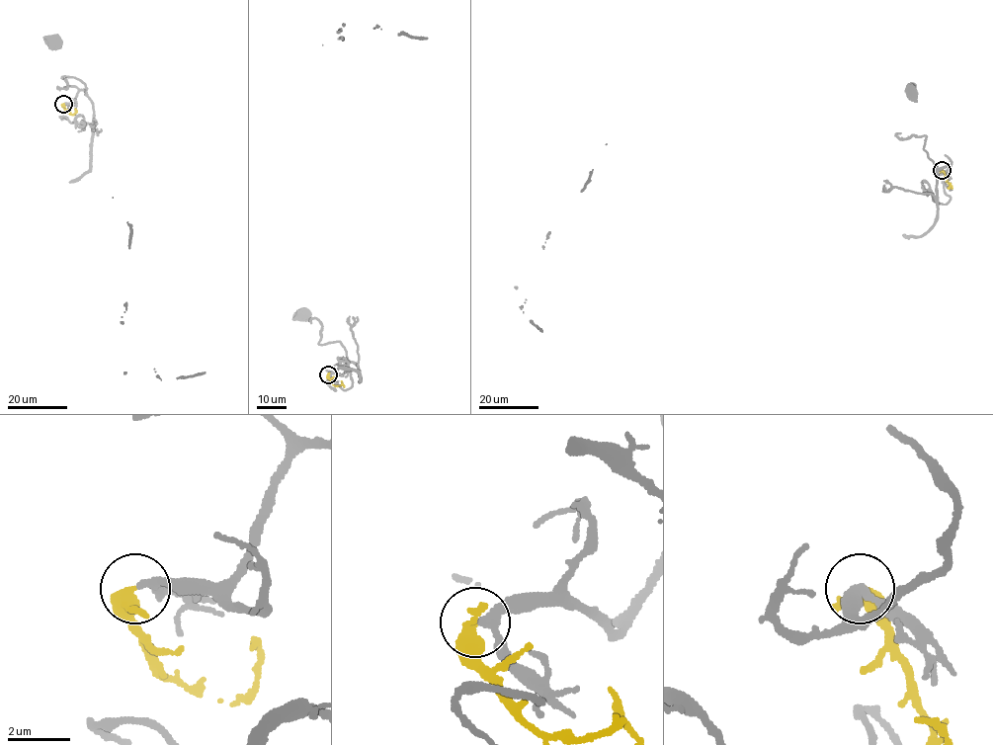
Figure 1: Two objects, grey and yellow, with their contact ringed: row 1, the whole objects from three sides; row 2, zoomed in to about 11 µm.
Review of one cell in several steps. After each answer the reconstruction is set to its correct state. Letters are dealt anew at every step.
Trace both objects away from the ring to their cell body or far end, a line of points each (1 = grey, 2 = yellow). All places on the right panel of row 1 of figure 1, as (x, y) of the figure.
1: (942, 171), (943, 173), (950, 167), (938, 168), (923, 148), (925, 135), (913, 134), (916, 97), (913, 91)
2: (943, 170), (947, 182)

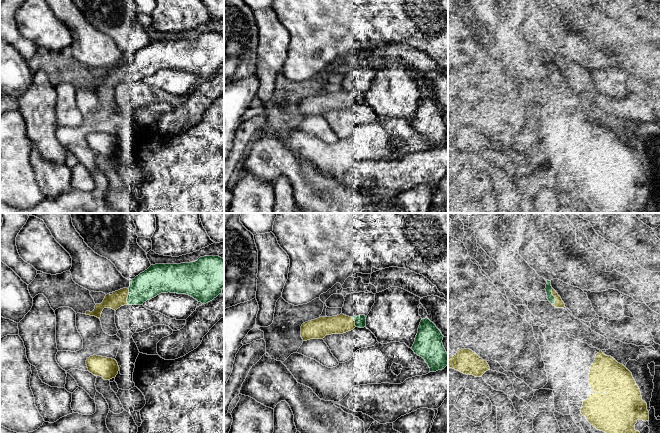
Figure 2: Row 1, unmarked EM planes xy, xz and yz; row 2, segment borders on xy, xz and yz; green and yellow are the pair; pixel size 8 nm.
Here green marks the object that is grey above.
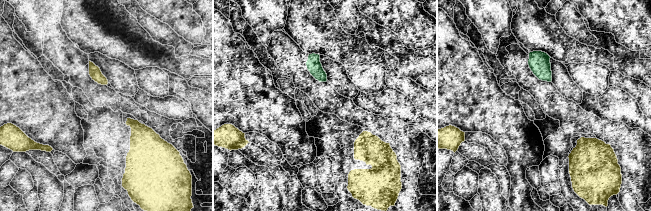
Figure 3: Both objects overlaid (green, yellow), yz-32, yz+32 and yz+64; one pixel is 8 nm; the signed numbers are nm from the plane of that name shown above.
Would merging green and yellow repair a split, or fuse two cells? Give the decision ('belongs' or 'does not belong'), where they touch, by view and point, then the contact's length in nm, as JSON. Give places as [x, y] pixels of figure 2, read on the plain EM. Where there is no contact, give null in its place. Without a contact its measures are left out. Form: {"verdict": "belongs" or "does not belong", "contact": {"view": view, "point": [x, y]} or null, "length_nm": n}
{"verdict": "belongs", "contact": {"view": "xy", "point": [128, 72]}, "length_nm": 140}

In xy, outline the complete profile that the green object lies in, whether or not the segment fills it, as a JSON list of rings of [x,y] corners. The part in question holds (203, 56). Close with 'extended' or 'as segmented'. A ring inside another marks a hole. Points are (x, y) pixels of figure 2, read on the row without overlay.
[[[219,32],[200,33],[195,38],[155,40],[130,56],[130,62],[107,70],[101,80],[86,91],[100,95],[104,84],[117,86],[124,81],[142,81],[161,69],[186,70],[206,80],[222,69],[224,35]]]; extended

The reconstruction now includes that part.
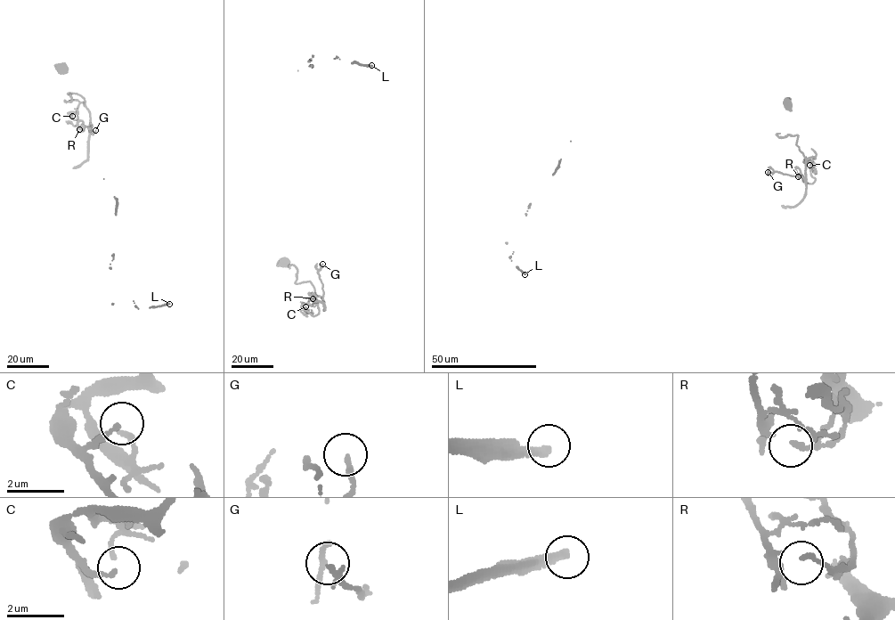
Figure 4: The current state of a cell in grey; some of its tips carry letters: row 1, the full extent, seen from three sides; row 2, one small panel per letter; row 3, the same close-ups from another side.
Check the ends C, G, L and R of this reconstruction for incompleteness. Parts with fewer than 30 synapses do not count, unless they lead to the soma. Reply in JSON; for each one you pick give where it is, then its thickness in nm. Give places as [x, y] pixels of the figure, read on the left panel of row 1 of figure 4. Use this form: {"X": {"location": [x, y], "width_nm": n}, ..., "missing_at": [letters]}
{"L": {"location": [169, 304], "width_nm": 300}, "missing_at": ["L"]}

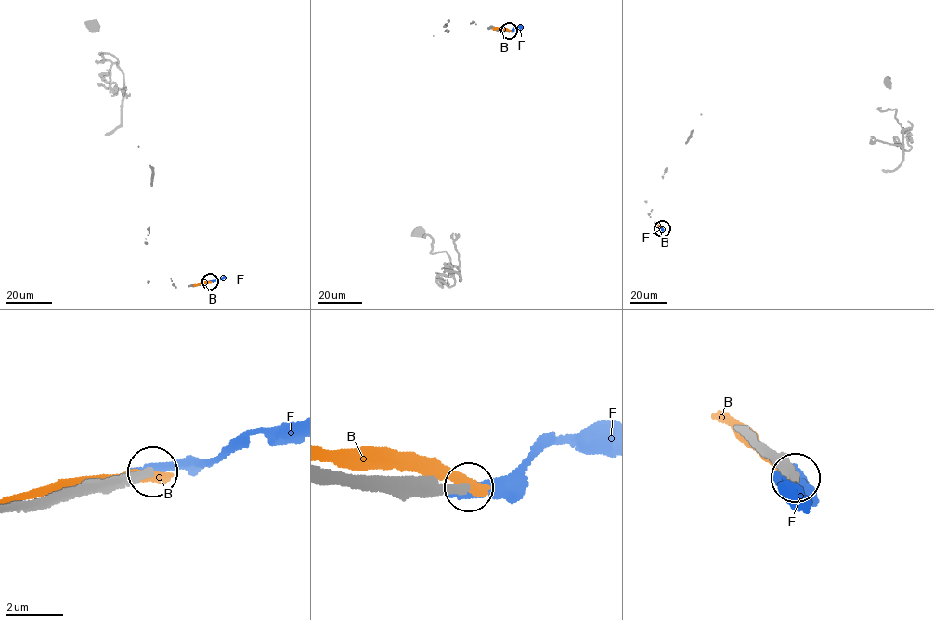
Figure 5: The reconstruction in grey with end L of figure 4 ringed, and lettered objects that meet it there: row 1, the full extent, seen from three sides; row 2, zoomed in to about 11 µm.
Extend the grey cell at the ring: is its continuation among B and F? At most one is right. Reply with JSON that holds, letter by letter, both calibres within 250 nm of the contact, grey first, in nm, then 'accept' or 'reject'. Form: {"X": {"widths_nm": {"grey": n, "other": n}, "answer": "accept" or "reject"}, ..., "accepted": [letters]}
{"B": {"widths_nm": {"grey": 500, "other": 320}, "answer": "reject"}, "F": {"widths_nm": {"grey": 400, "other": 300}, "answer": "reject"}, "accepted": []}

